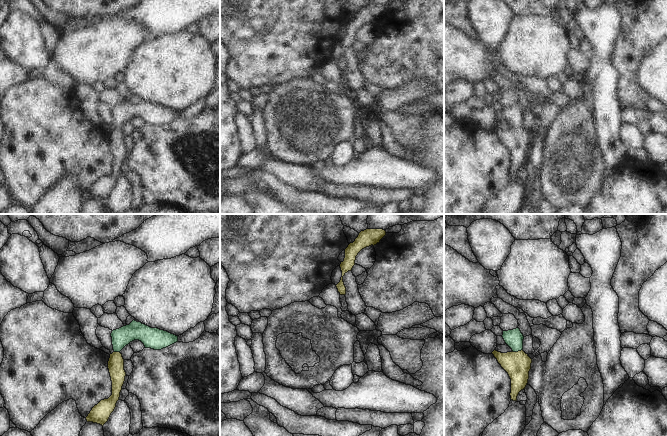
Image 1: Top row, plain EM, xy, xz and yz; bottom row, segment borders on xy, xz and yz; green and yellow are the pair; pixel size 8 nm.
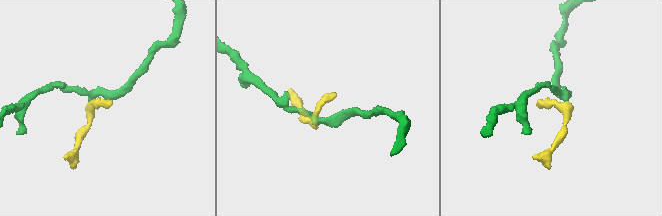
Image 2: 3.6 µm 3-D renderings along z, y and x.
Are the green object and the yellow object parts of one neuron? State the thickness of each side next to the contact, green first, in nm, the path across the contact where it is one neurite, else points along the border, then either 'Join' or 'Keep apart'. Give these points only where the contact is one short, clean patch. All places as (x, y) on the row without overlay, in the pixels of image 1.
Thickness 140 nm (green) against 200 nm. Path across: yz (513, 114), (517, 127), (517, 140). Join.

